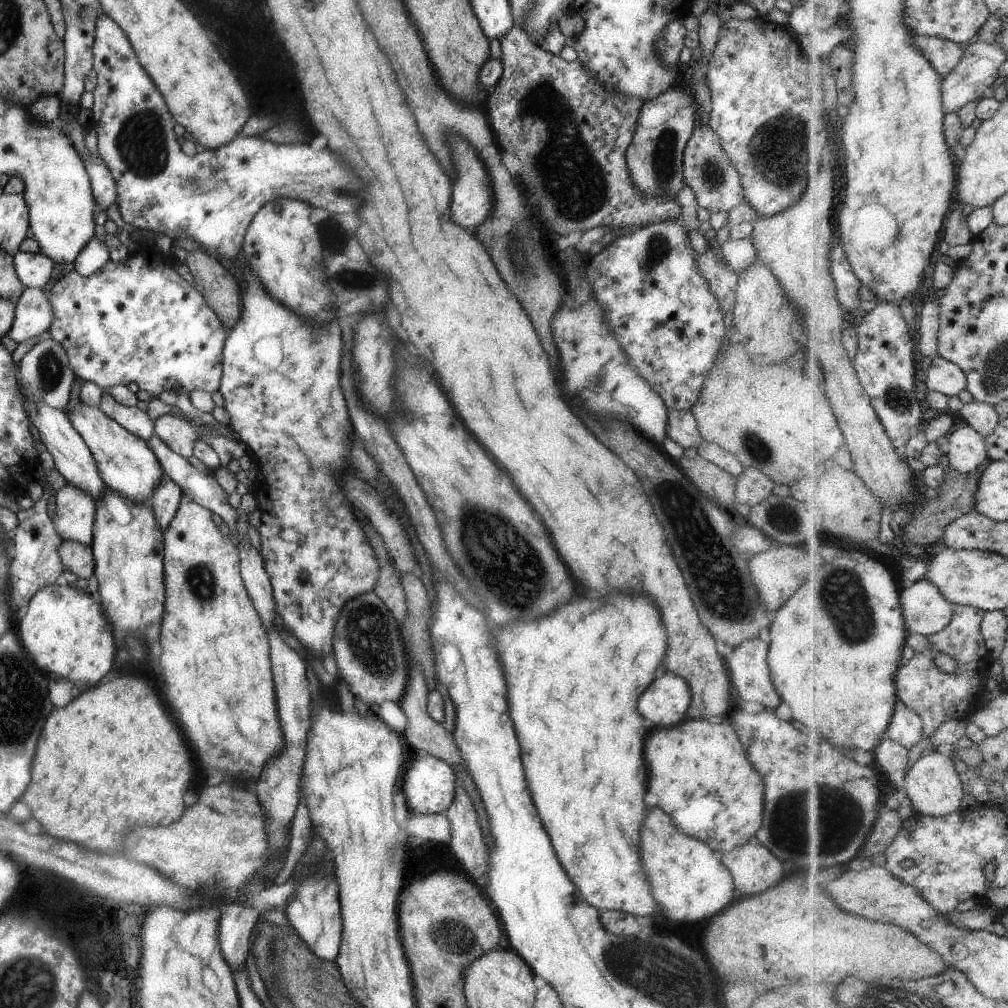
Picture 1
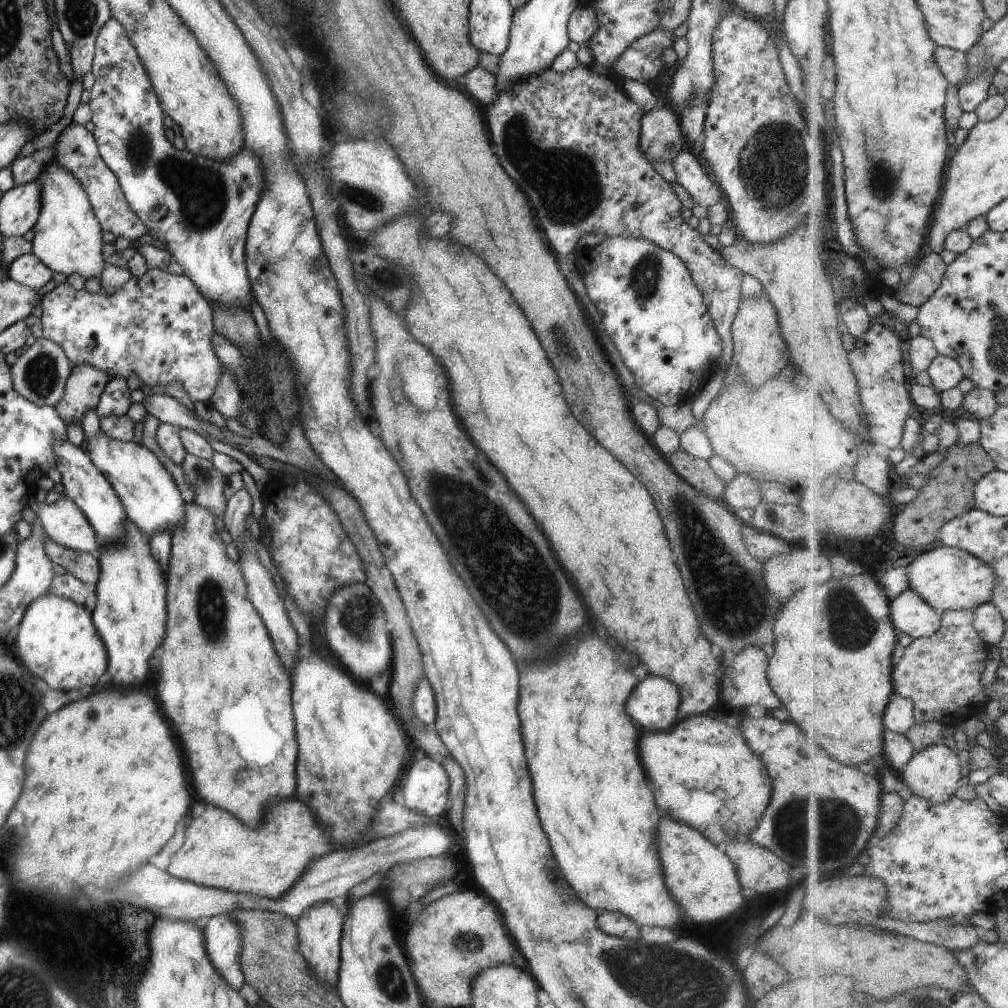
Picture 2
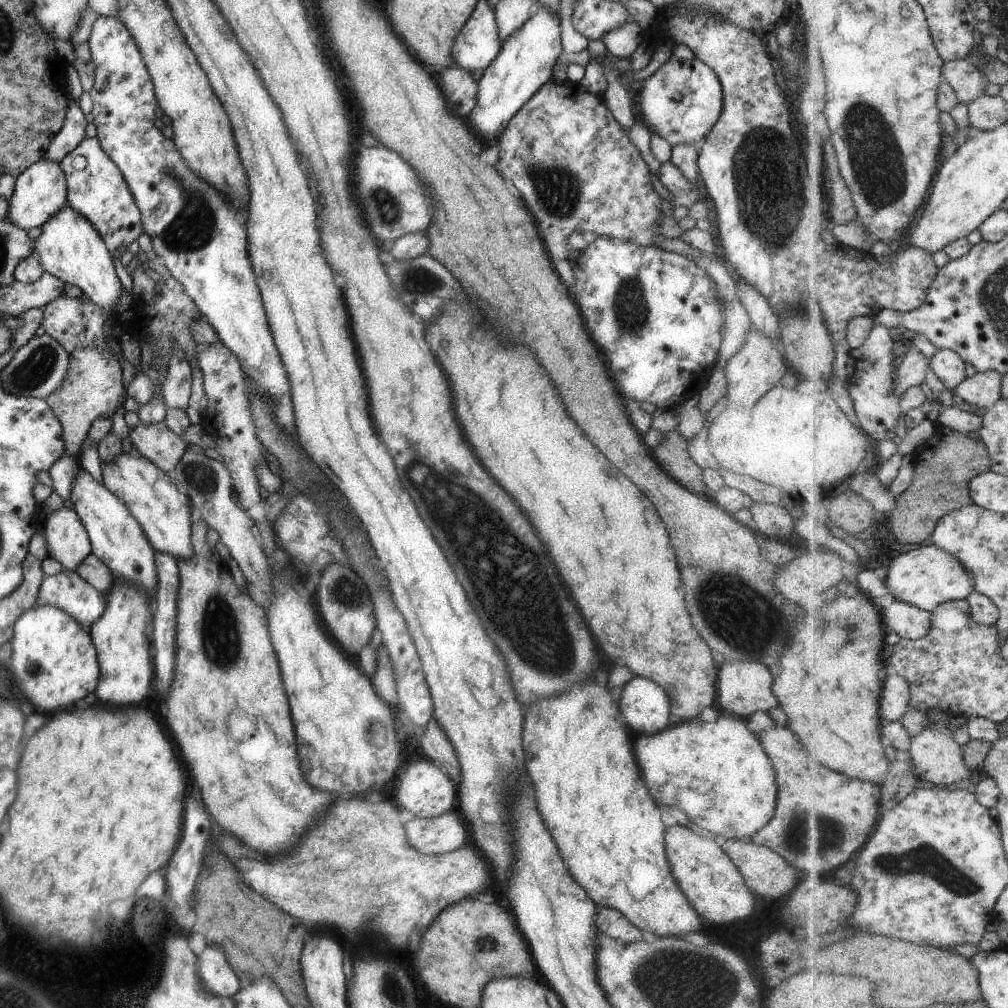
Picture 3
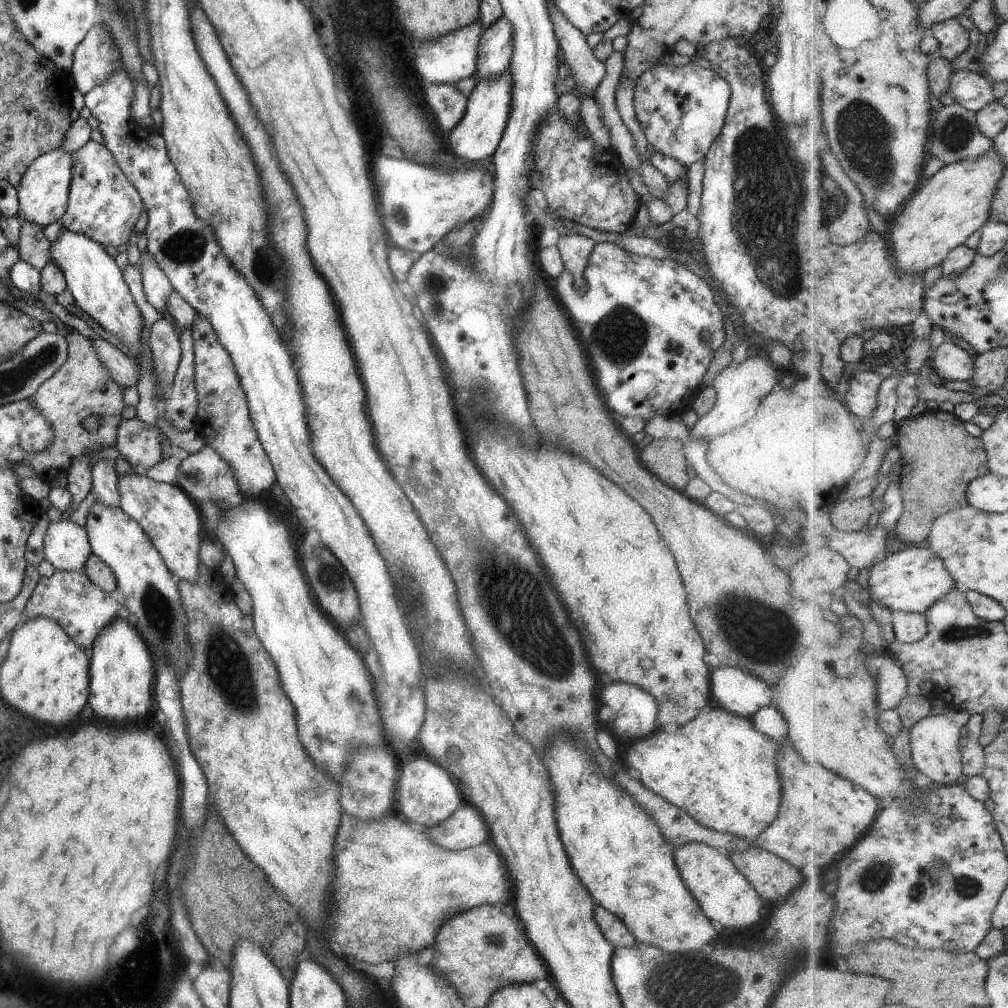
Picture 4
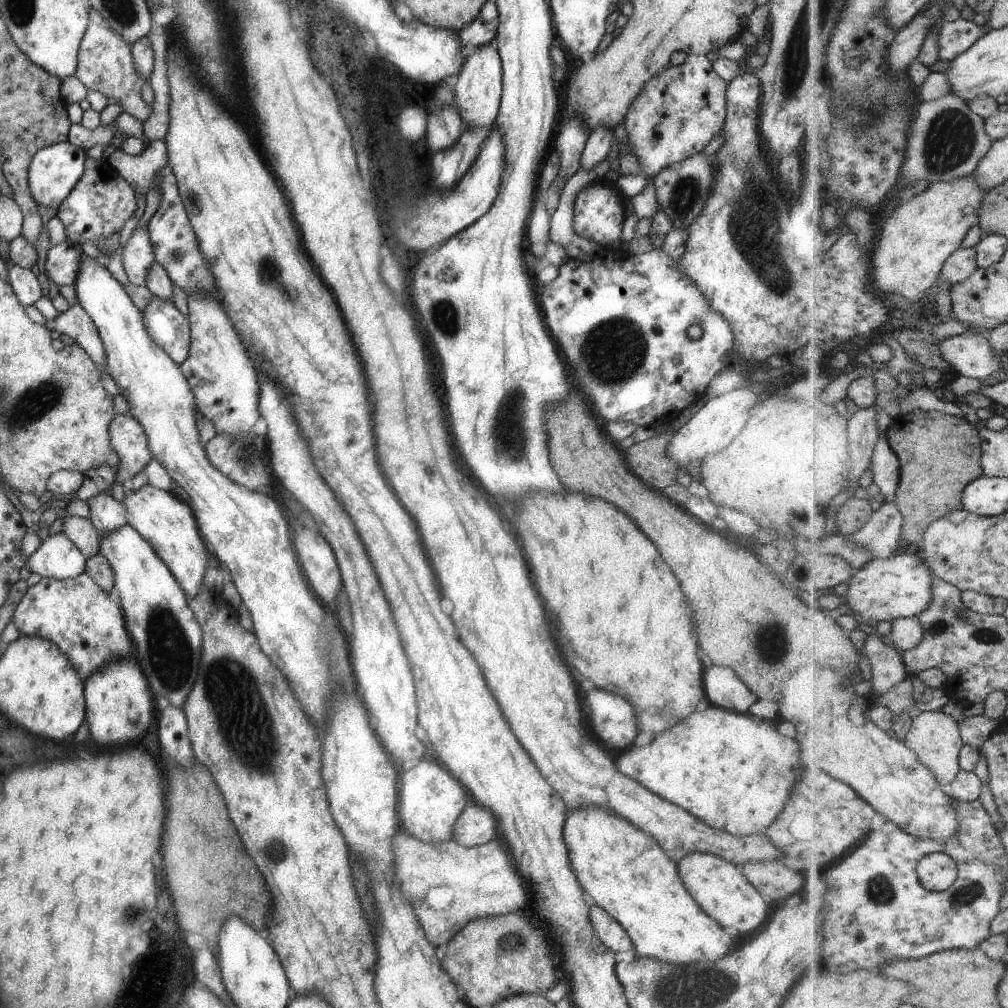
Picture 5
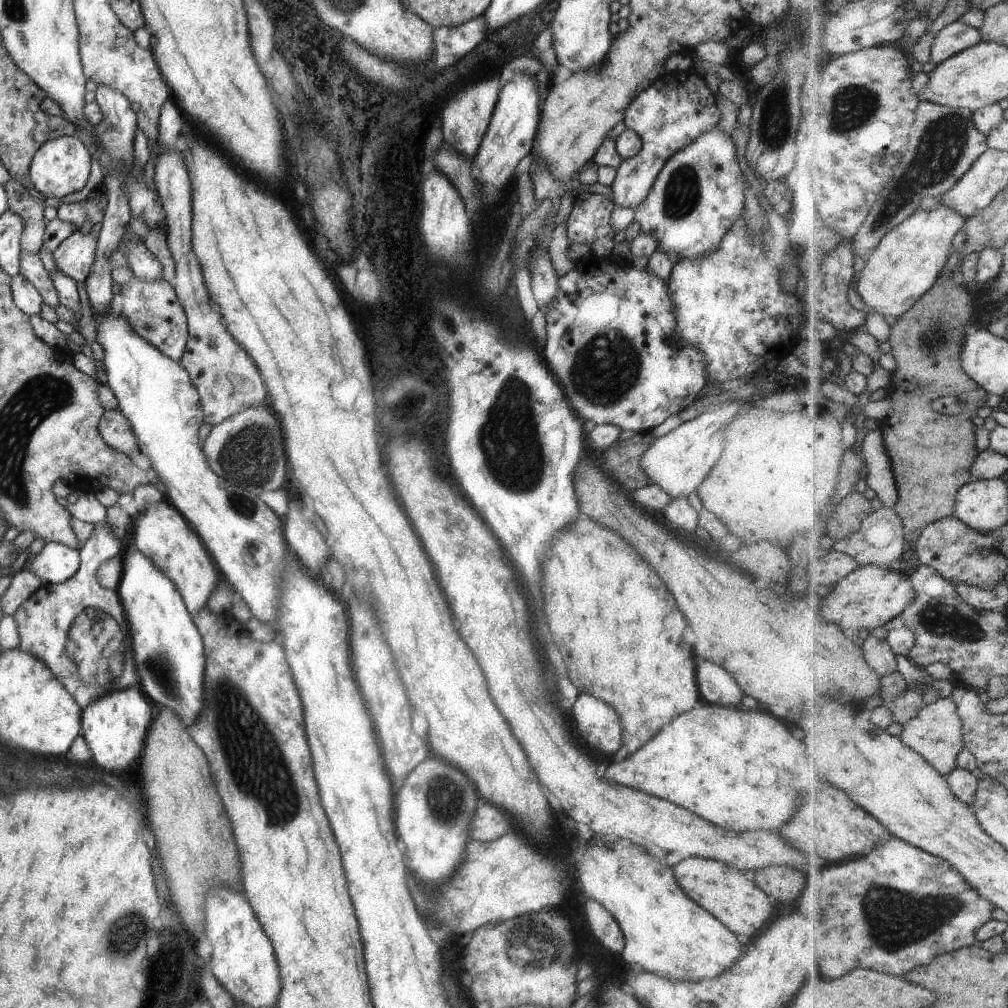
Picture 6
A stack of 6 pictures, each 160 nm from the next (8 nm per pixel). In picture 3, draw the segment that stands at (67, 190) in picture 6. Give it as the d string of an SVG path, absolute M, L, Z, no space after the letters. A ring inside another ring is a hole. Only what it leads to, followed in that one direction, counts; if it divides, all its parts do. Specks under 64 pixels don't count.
M43 158L38 159L15 177L13 192L6 200L5 222L24 231L33 226L41 226L47 218L66 204L66 194L66 182L60 164Z

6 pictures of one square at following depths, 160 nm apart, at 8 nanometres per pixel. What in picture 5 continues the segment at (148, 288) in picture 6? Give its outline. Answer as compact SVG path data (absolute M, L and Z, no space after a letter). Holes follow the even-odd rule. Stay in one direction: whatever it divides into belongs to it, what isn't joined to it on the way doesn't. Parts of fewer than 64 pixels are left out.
M152 296L142 311L142 319L149 338L173 362L181 364L187 358L190 343L188 318L171 301Z

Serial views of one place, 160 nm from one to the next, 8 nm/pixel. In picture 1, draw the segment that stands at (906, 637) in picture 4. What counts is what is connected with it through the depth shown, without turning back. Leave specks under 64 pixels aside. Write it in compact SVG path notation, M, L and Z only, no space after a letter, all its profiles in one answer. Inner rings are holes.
M930 580L906 586L902 599L909 632L930 637L951 624L955 605Z

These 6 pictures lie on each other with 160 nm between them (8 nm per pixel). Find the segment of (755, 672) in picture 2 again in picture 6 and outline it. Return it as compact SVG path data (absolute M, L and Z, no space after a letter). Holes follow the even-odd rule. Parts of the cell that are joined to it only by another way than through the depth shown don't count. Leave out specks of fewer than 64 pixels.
M708 660L695 665L695 680L702 702L734 708L745 695L732 675Z

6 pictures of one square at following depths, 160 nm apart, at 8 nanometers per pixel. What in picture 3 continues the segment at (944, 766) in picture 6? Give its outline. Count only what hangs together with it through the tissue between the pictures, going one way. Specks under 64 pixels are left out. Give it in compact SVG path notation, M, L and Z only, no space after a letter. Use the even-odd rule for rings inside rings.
M953 717L950 718L949 724L947 724L948 731L939 732L939 730L934 730L928 726L921 734L912 737L909 753L914 768L918 770L921 780L927 780L934 785L937 784L937 786L948 787L963 779L975 777L972 770L967 766L963 754L963 746L957 744L949 734L949 731L963 726L968 720L968 717Z

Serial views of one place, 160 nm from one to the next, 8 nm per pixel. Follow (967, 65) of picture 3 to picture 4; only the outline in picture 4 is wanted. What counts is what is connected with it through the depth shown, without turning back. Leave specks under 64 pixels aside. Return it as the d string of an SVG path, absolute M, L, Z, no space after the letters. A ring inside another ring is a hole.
M970 70L954 71L950 80L950 94L955 103L977 112L990 102L997 101L992 82Z

